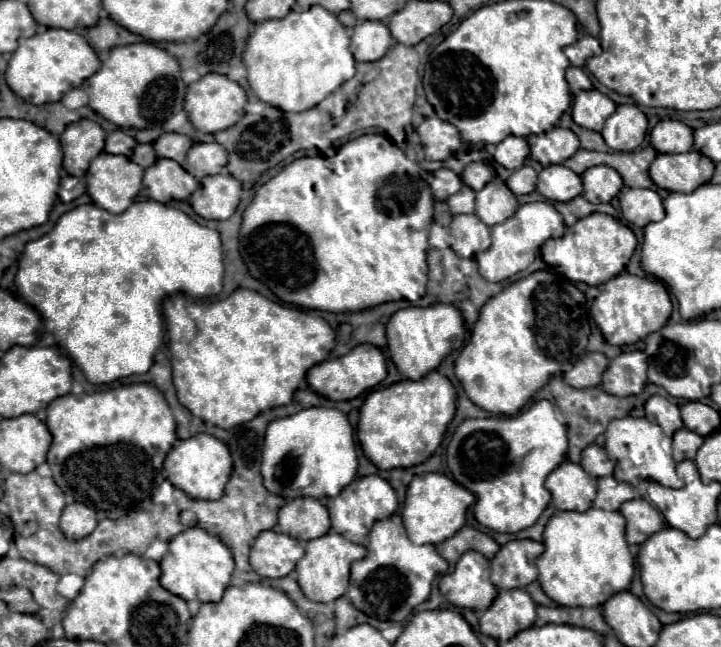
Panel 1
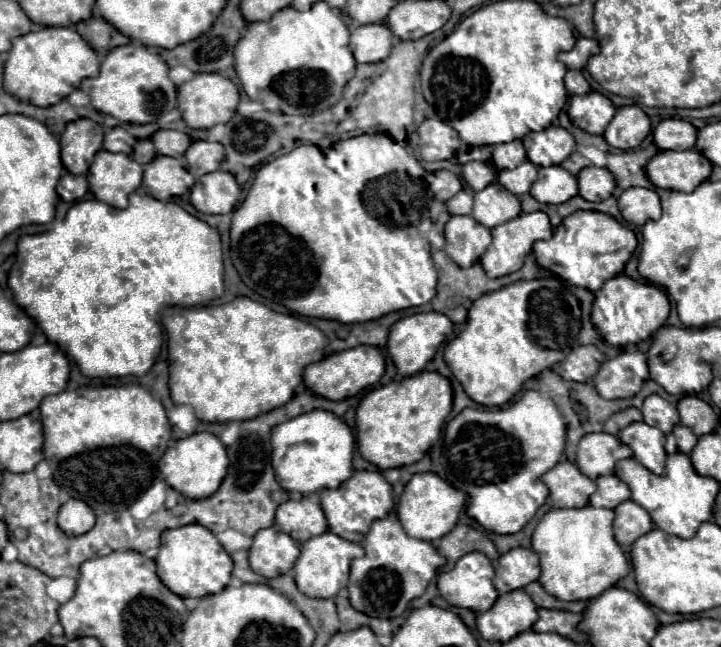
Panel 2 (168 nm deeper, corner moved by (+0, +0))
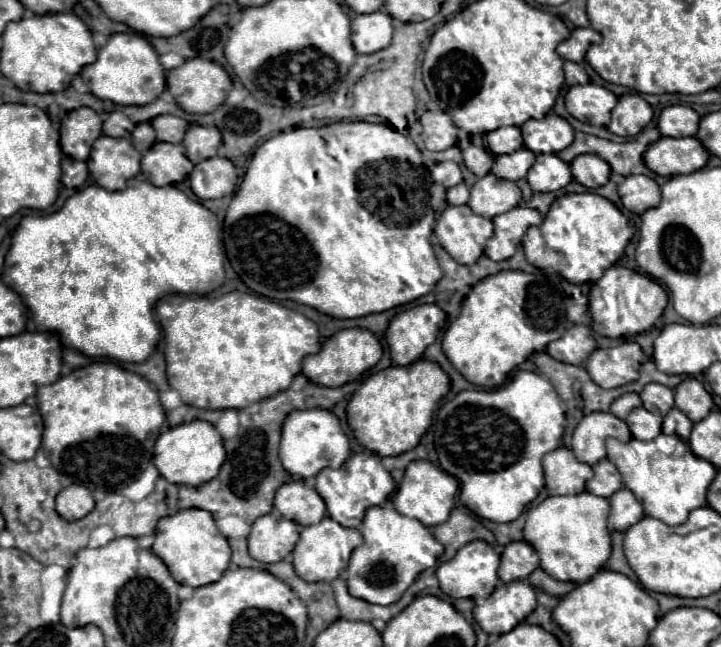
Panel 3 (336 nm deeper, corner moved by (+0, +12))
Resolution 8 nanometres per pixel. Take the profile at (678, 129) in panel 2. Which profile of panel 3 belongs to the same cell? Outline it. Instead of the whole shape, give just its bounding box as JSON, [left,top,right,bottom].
[658,106,700,138]

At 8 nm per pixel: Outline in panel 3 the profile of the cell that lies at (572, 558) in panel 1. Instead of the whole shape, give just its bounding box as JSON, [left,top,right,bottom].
[524,492,612,584]

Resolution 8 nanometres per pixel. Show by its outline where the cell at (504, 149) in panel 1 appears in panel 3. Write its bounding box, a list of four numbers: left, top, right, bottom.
[486,126,524,156]

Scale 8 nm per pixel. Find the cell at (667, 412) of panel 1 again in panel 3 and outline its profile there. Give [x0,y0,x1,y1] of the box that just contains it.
[640,384,674,416]

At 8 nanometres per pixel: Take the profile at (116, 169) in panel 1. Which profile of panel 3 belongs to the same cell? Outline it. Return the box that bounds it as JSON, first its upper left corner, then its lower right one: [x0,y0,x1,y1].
[88,136,140,190]

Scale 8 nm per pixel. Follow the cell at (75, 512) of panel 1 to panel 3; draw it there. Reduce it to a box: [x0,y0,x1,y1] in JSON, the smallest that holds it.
[56,484,94,520]

